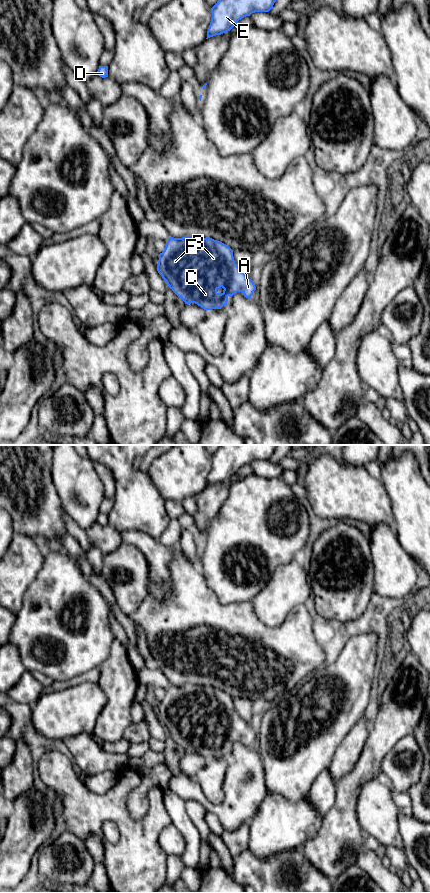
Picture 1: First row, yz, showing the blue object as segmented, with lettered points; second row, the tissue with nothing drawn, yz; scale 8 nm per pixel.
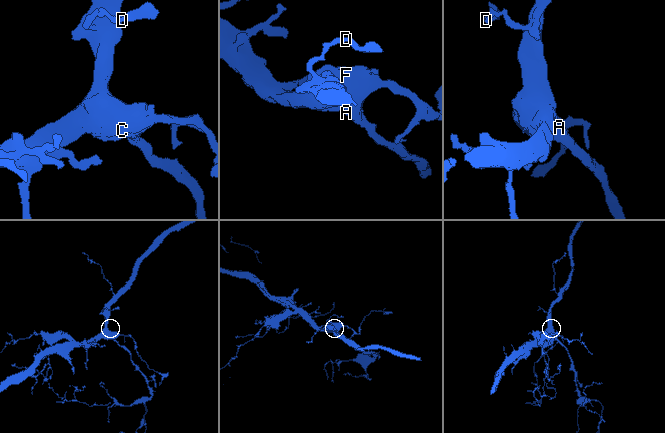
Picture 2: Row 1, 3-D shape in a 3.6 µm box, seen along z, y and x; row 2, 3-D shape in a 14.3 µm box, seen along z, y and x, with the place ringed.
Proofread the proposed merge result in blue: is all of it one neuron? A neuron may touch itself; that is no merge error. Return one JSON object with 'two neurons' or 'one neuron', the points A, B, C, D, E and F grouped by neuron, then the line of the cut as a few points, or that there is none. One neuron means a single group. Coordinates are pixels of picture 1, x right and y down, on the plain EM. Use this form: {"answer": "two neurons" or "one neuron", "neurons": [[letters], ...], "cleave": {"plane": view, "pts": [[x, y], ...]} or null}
{"answer": "one neuron", "neurons": [["A", "B", "C", "D", "E", "F"]], "cleave": null}

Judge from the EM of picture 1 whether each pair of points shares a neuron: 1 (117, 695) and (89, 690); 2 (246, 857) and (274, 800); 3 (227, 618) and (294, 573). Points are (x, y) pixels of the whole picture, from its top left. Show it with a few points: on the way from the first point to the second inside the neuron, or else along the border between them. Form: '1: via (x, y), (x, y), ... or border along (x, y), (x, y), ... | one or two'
1: border along (98, 682), (106, 698), (106, 703), (98, 716) | two
2: border along (248, 849), (260, 858), (268, 858), (272, 855) | two
3: border along (251, 601), (255, 615), (263, 622) | two

